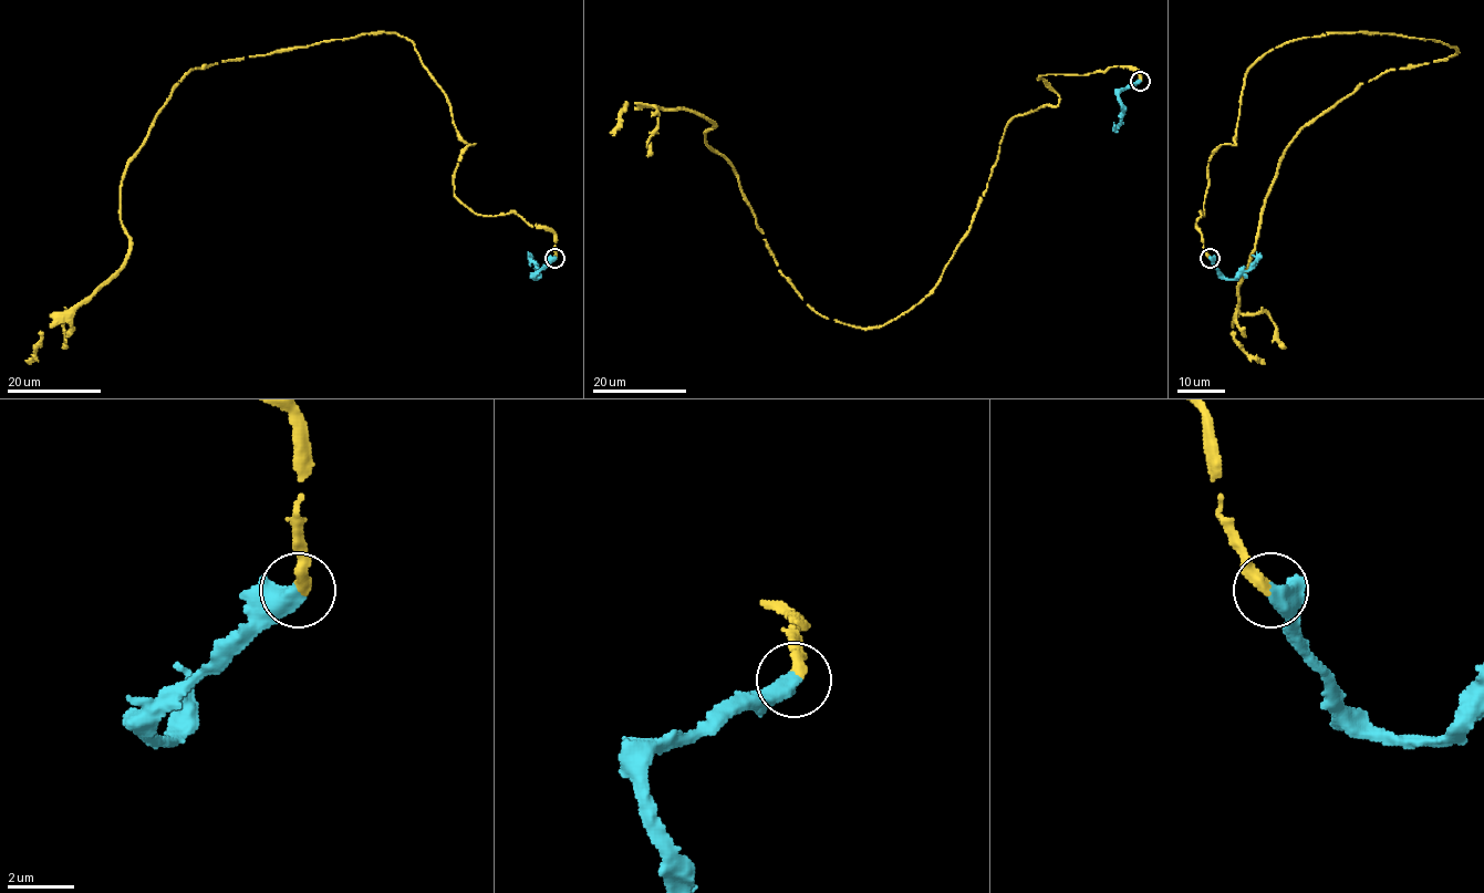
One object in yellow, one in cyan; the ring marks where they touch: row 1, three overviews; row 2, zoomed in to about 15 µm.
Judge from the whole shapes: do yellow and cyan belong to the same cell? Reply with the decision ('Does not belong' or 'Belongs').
Belongs

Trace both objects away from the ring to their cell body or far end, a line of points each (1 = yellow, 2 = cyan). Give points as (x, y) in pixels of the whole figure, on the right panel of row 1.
1: (1211, 258), (1210, 157), (1267, 52), (1363, 32), (1457, 50), (1361, 83), (1286, 149), (1232, 332), (1265, 364)
2: (1211, 258), (1222, 277), (1237, 278), (1255, 260), (1256, 251)

